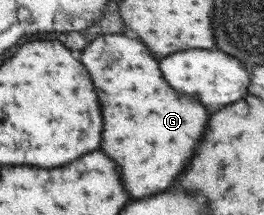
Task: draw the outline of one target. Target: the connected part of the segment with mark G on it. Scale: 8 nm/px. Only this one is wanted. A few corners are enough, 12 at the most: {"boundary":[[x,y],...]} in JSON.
{"boundary":[[103,35],[83,65],[105,153],[133,197],[165,191],[211,117],[141,41]]}

